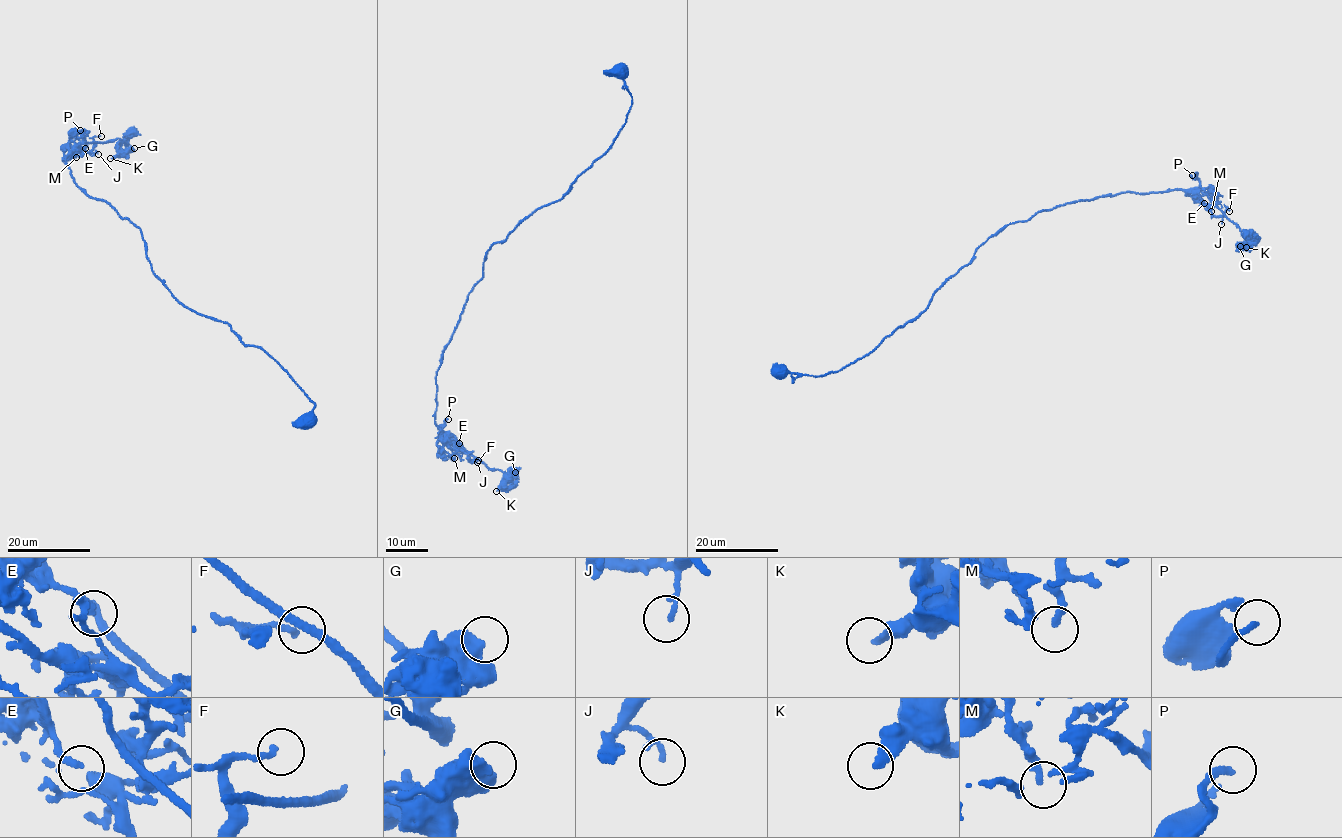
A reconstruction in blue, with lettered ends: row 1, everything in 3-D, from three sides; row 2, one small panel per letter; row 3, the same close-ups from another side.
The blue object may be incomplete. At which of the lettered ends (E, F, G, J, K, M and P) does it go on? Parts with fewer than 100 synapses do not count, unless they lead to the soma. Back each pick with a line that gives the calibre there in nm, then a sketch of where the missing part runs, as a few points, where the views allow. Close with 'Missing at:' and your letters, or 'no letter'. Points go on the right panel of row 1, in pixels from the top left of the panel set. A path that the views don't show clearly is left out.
Missing at: no letter

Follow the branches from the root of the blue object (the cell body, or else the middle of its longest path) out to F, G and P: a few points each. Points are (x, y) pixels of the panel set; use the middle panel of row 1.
F: (620, 72), (632, 101), (612, 147), (487, 250), (443, 353), (434, 424), (478, 460)
G: (620, 72), (632, 101), (612, 147), (487, 250), (436, 374), (447, 444), (507, 488), (515, 472)
P: (620, 72), (632, 101), (612, 147), (564, 197), (487, 250), (436, 374), (434, 424), (445, 436), (448, 419)

